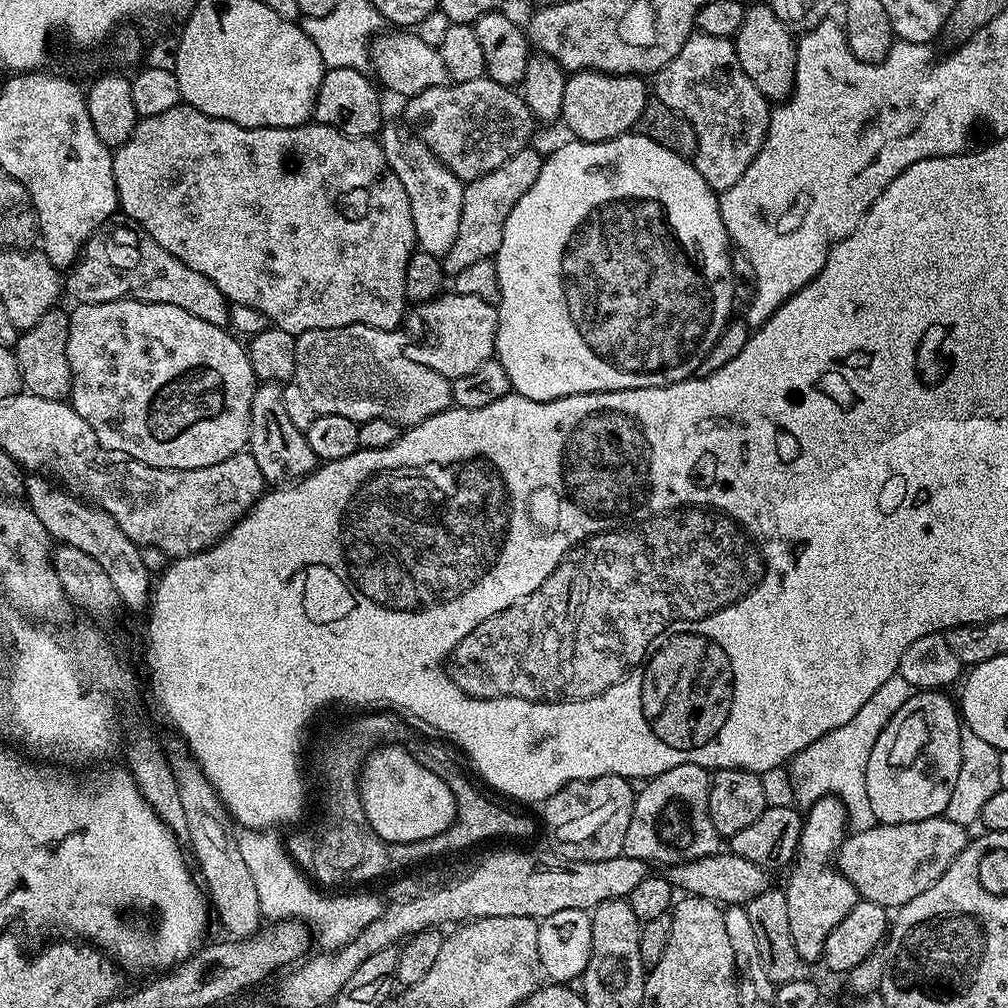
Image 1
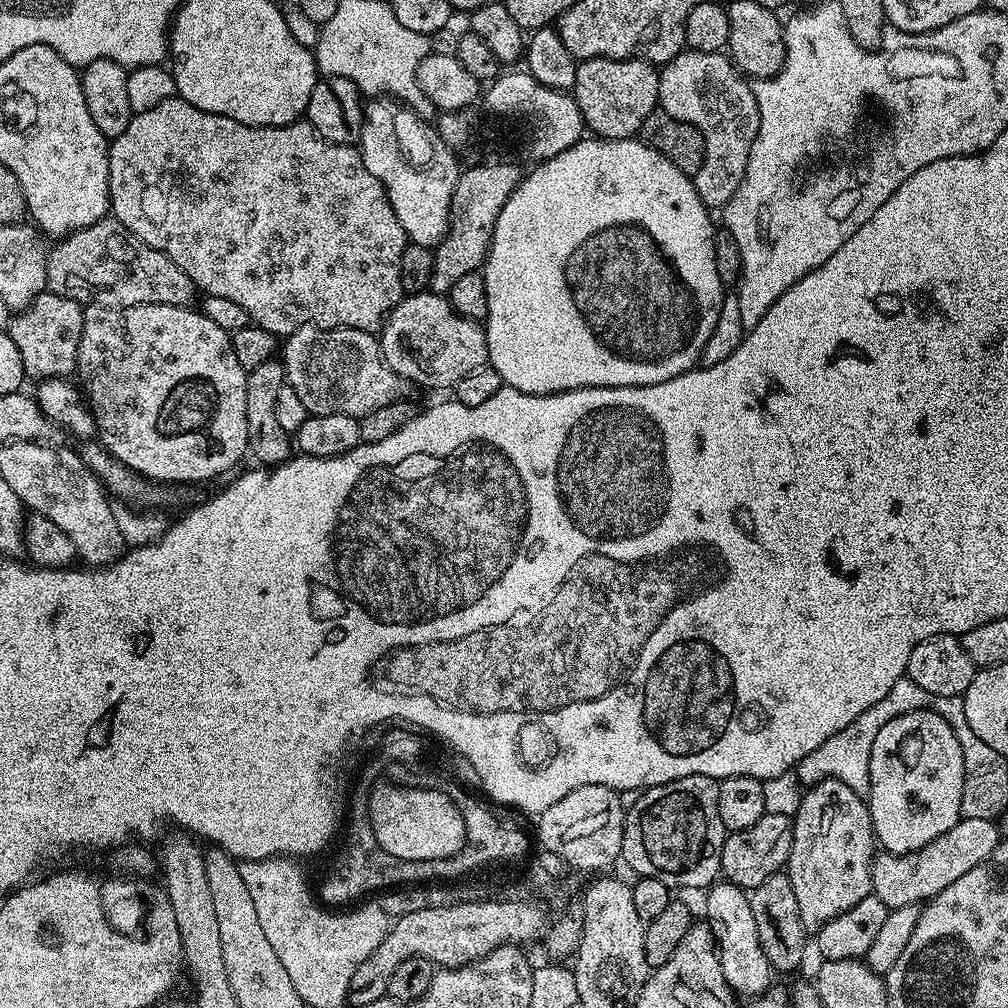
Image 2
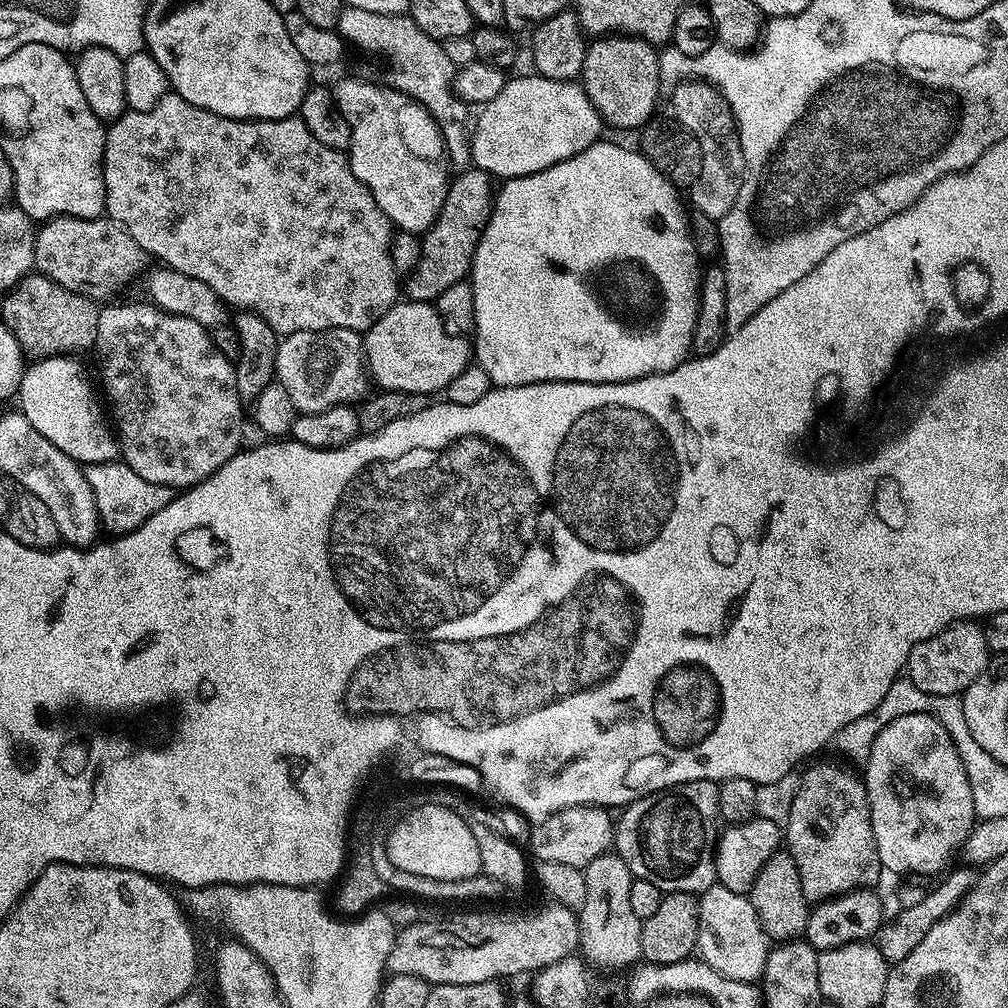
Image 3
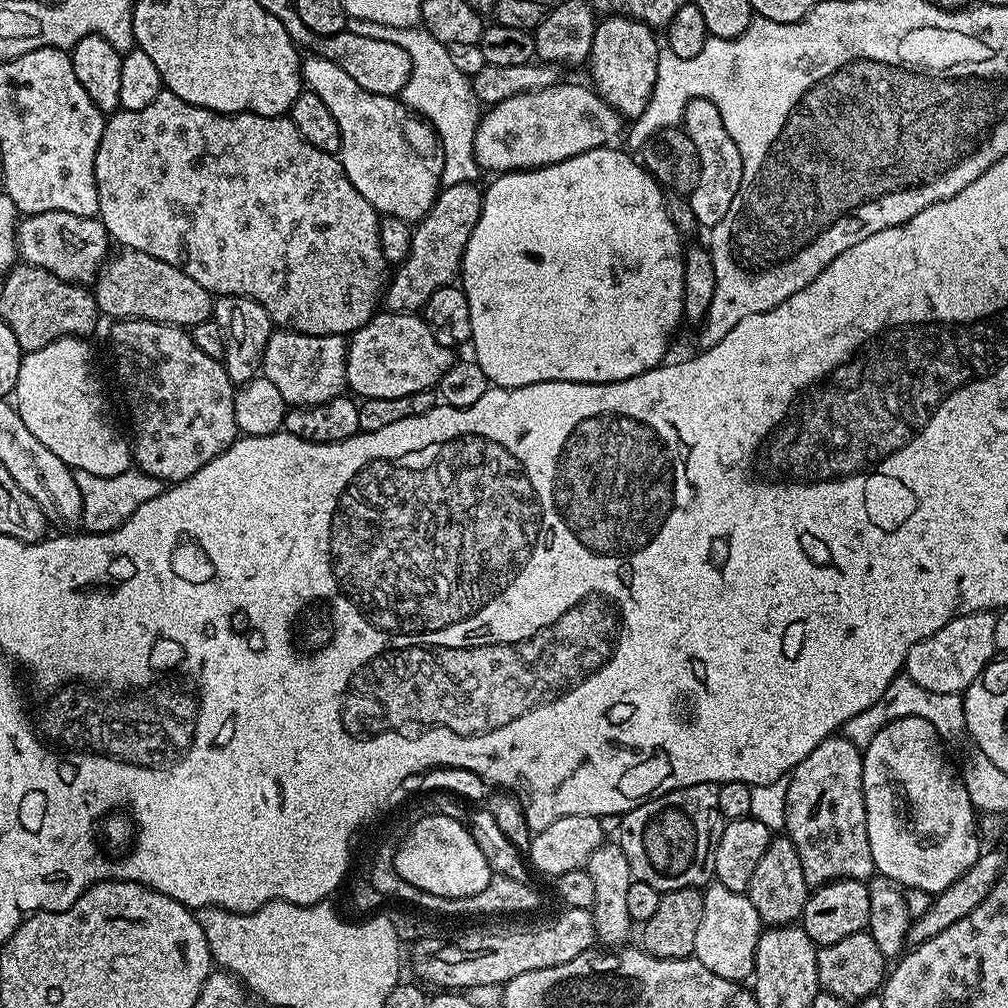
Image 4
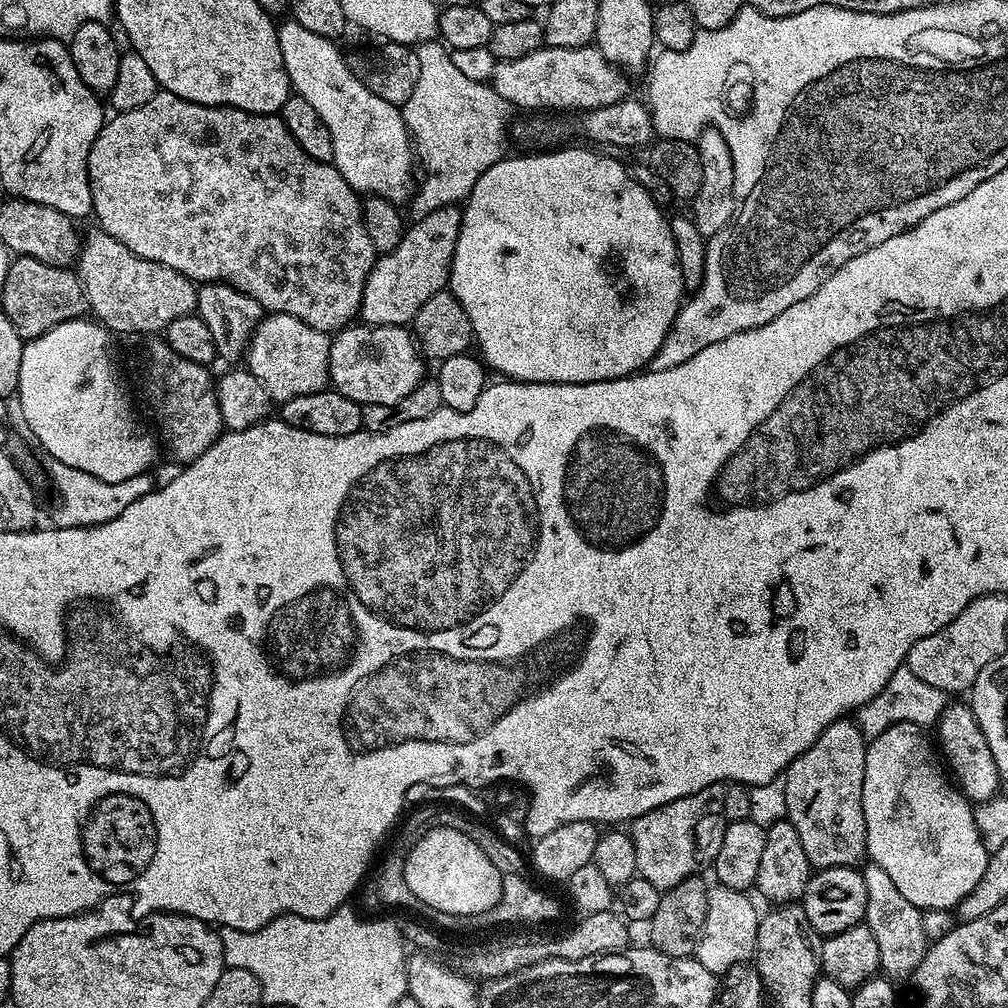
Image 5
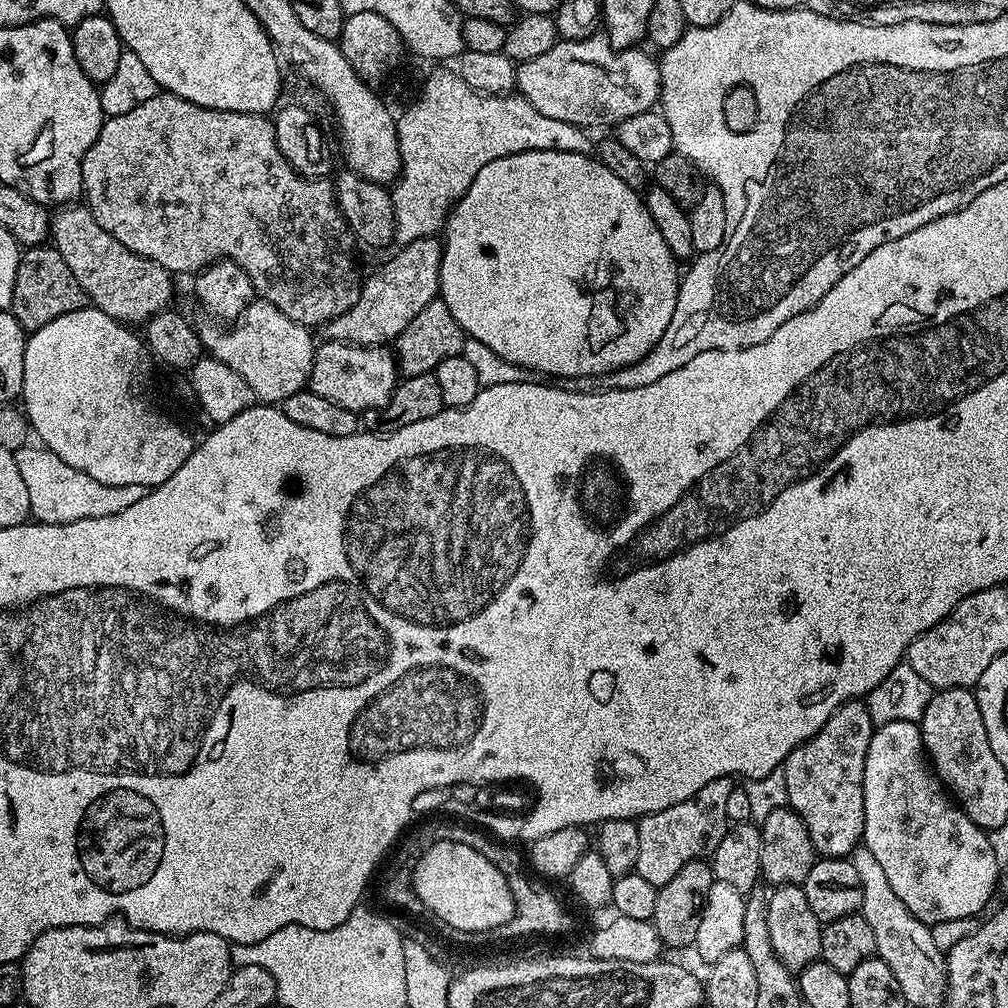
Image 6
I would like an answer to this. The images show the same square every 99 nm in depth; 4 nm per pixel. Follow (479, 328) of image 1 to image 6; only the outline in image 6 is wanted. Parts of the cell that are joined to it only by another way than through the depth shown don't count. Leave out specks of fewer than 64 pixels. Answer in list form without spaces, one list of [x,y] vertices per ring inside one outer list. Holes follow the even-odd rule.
[[[325,339],[317,347],[308,384],[314,394],[346,406],[346,410],[363,414],[386,406],[398,383],[398,365],[393,349],[379,344],[349,344],[346,340]]]

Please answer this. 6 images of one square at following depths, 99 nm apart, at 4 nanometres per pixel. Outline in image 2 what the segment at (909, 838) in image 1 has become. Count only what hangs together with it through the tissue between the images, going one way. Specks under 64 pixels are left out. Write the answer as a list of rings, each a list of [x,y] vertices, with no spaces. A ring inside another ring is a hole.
[[[961,818],[946,834],[914,850],[896,856],[881,851],[872,858],[872,890],[874,895],[890,910],[911,904],[923,905],[933,900],[950,882],[958,882],[962,874],[974,870],[974,866],[987,864],[990,854],[1001,842],[1000,826],[996,820],[986,818]]]

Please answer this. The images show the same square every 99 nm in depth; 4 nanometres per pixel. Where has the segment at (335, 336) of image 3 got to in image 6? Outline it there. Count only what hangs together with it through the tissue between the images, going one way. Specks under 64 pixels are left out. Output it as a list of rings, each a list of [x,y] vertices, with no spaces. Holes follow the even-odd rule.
[[[259,298],[229,327],[232,328],[229,332],[219,332],[215,323],[207,323],[201,323],[198,328],[201,345],[205,349],[212,348],[211,355],[215,359],[242,374],[257,401],[280,406],[290,394],[305,391],[318,347],[305,325],[286,318],[282,310]]]

